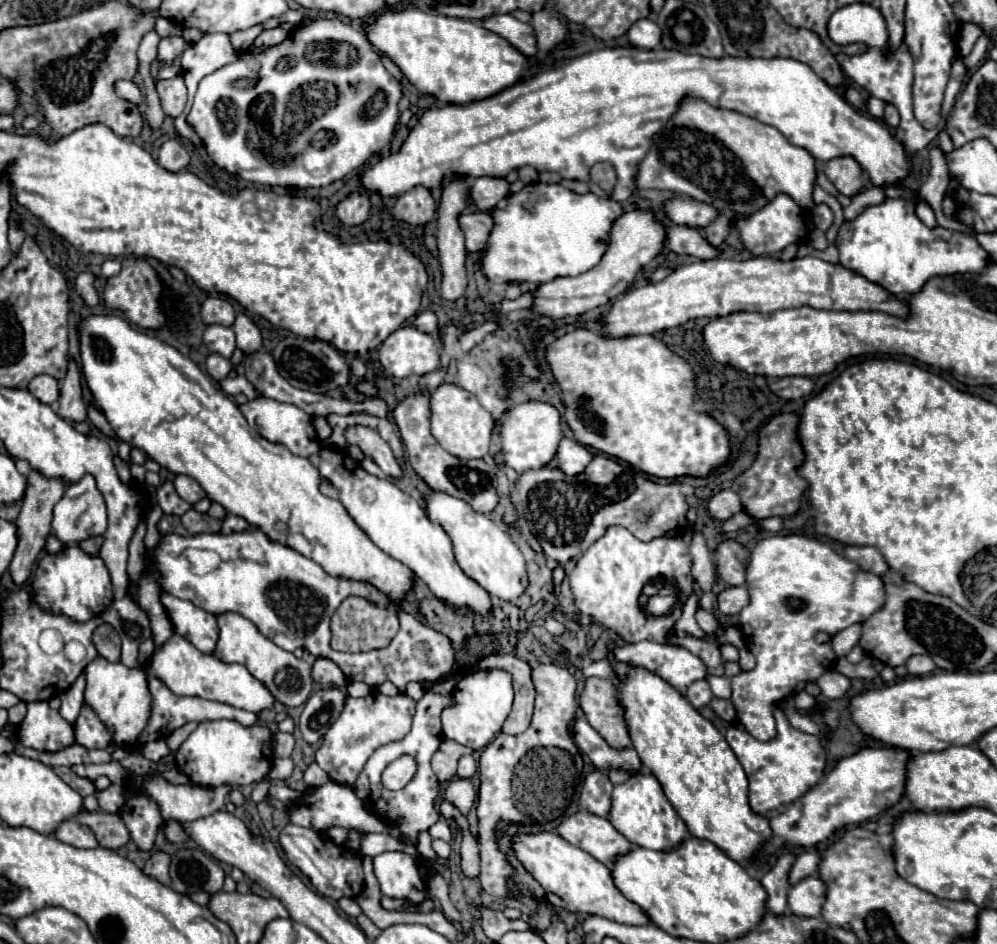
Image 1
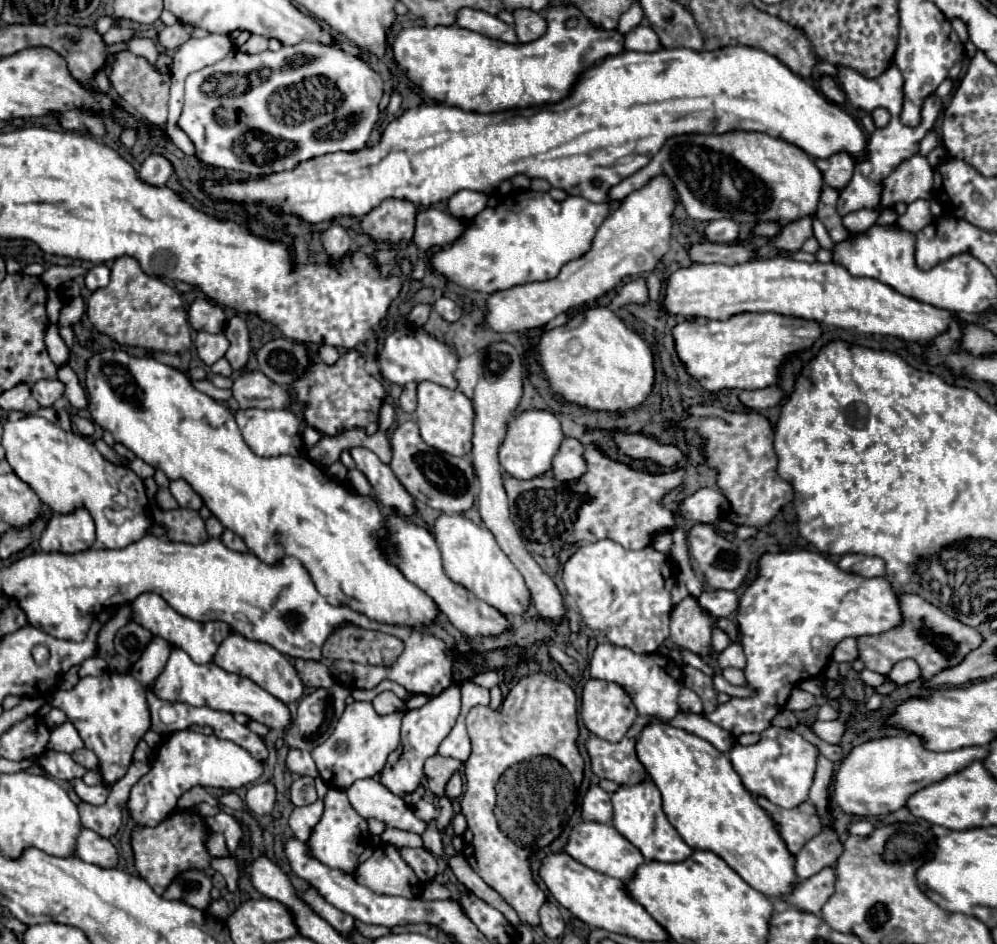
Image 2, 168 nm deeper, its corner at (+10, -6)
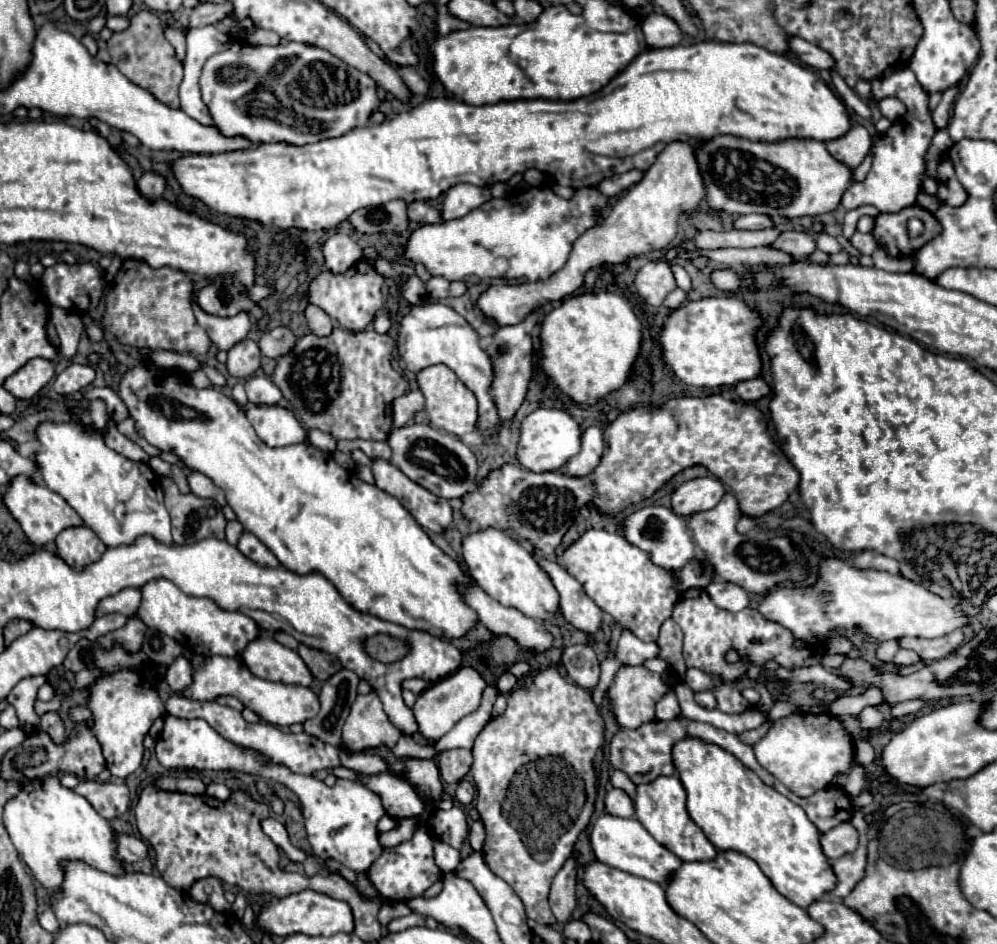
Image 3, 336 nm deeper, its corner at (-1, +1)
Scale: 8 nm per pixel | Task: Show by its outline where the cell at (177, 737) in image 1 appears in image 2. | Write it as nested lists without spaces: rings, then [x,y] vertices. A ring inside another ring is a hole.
[[[133,761],[127,775],[109,787],[109,797],[103,805],[91,805],[81,801],[79,815],[81,815],[83,827],[97,831],[101,837],[115,835],[123,819],[123,807],[127,805],[129,791],[149,771],[149,767],[151,767],[149,763]]]

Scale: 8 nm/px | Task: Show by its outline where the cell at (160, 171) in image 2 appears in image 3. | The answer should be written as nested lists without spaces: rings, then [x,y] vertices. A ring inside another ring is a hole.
[[[154,170],[144,172],[142,178],[138,180],[138,188],[140,188],[140,192],[142,192],[144,196],[156,200],[156,198],[162,196],[162,192],[164,192],[164,188],[166,188],[166,178],[164,178],[162,174],[156,174]]]

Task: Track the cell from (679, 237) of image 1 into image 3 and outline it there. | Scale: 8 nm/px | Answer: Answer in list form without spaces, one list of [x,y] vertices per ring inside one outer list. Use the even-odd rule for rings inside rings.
[[[782,232],[772,248],[786,252],[794,258],[804,258],[816,250],[816,238],[808,232]]]

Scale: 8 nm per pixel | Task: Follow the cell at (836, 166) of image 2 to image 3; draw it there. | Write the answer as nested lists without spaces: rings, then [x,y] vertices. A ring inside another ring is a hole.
[[[852,126],[852,130],[848,134],[844,134],[838,140],[826,142],[828,152],[842,164],[846,164],[850,170],[854,170],[856,166],[862,164],[862,160],[868,156],[872,146],[870,134],[864,126]]]

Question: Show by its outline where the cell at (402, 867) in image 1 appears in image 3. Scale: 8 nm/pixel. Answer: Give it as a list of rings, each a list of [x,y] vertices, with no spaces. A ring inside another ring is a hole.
[[[422,826],[414,832],[414,836],[406,842],[400,842],[396,848],[384,848],[382,854],[374,860],[370,870],[366,872],[376,890],[382,898],[392,902],[406,902],[408,898],[424,894],[436,880],[442,878],[440,868],[434,864],[432,858],[432,846],[434,838],[432,834]]]

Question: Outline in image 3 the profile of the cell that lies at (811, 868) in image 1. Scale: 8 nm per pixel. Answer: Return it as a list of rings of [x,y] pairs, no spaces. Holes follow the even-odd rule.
[[[842,822],[840,826],[828,830],[826,834],[820,836],[822,852],[826,854],[828,860],[836,860],[858,846],[858,832],[850,822]]]

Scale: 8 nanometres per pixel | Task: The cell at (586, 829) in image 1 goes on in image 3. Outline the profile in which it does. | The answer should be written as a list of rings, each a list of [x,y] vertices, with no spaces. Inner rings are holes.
[[[602,814],[594,822],[594,828],[590,832],[590,844],[600,862],[658,884],[666,884],[676,872],[676,868],[682,864],[680,858],[676,858],[668,848],[658,844],[636,818],[618,818],[612,814]]]

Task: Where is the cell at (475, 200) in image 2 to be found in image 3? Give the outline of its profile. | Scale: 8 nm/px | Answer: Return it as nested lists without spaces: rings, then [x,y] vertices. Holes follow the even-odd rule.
[[[460,184],[452,186],[448,194],[444,194],[444,204],[442,204],[442,220],[456,220],[474,210],[476,206],[482,206],[492,198],[488,188],[482,186],[472,186],[472,184]]]

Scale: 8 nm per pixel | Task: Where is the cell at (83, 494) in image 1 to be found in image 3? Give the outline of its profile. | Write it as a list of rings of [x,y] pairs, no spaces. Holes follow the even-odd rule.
[[[74,526],[62,530],[56,538],[56,546],[58,556],[64,558],[64,562],[70,566],[76,566],[76,570],[96,562],[106,552],[106,544],[90,526]]]

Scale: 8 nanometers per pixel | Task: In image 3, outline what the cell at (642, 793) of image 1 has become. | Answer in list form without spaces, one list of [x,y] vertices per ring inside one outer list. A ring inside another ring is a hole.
[[[674,774],[660,776],[650,784],[638,784],[634,796],[634,810],[636,810],[636,820],[652,834],[652,838],[662,846],[666,846],[682,862],[704,862],[712,860],[718,854],[714,844],[702,834],[702,830],[688,816],[686,794],[684,788],[680,786],[680,778],[676,778]]]

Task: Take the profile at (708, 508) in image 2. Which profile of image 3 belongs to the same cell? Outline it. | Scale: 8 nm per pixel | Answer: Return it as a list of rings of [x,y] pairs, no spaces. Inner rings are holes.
[[[696,478],[682,484],[672,494],[672,510],[678,516],[692,516],[714,508],[722,500],[722,494],[726,494],[726,488],[722,490],[722,482],[718,478]]]

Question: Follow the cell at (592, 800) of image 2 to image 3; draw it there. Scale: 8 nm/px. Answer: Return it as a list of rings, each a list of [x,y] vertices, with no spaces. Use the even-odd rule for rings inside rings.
[[[612,788],[610,792],[606,792],[604,808],[612,816],[620,816],[620,818],[632,818],[634,816],[634,804],[632,804],[630,796],[620,788]]]

